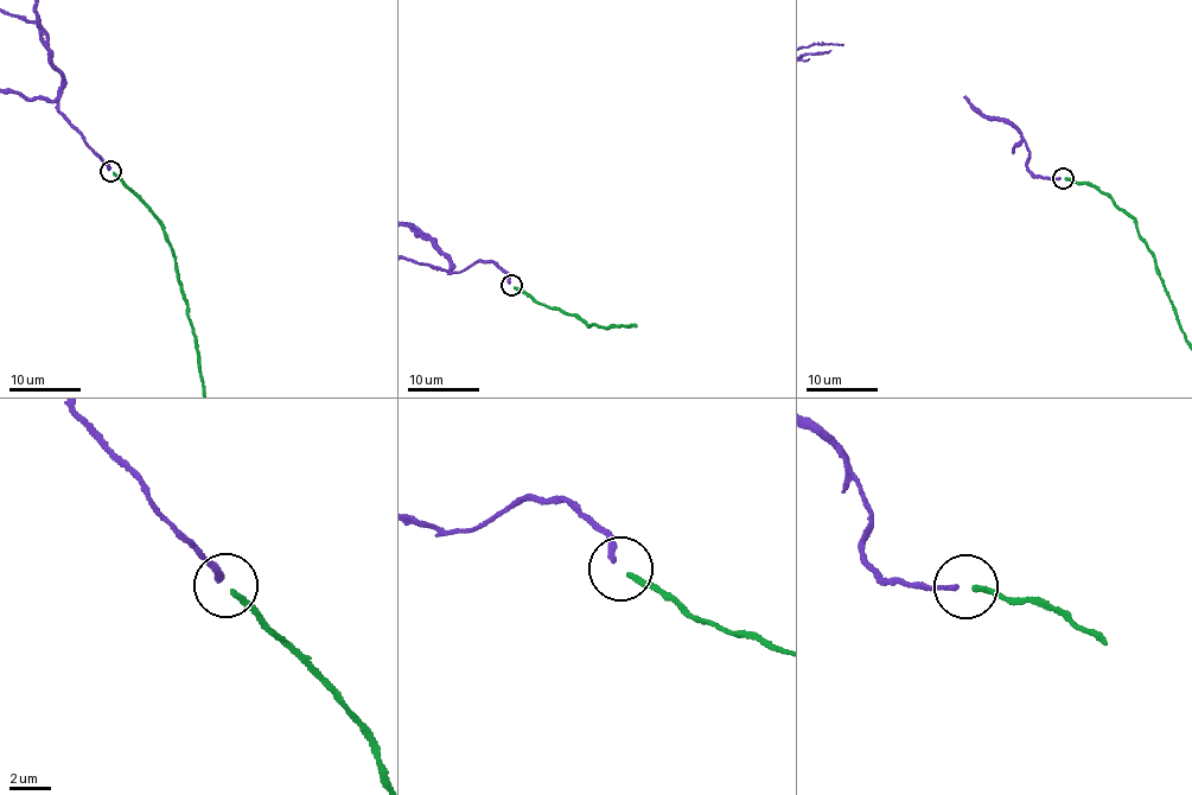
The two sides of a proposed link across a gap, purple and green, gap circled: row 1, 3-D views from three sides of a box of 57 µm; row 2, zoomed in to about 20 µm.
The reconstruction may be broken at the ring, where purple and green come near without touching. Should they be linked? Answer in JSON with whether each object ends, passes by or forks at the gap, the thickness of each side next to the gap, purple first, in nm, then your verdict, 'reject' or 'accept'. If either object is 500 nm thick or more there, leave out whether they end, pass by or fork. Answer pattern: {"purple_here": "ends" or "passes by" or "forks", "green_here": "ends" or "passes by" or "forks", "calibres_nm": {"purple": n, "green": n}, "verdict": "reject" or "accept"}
{"purple_here": "ends", "green_here": "ends", "calibres_nm": {"purple": 280, "green": 260}, "verdict": "accept"}

